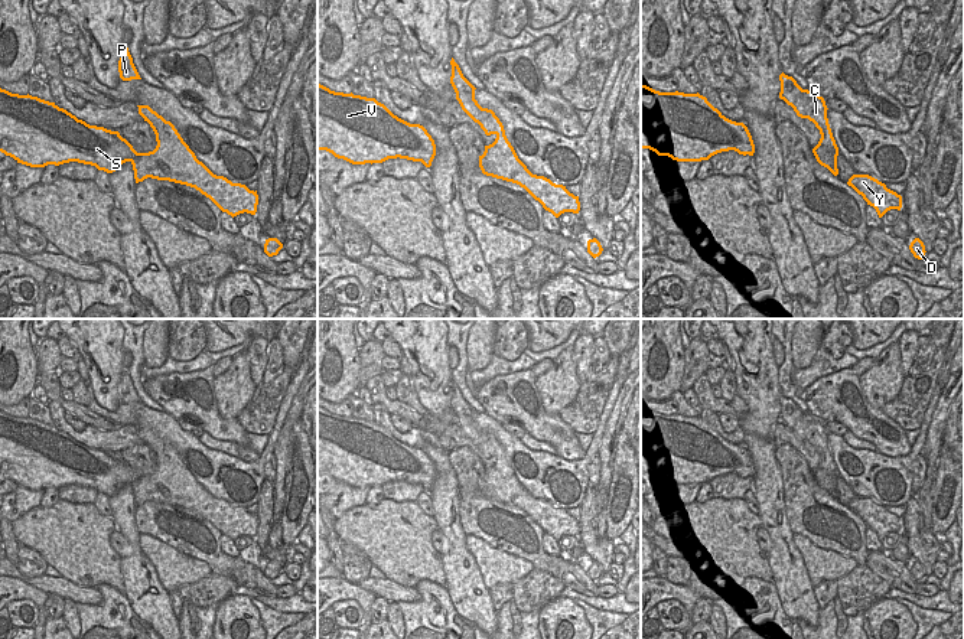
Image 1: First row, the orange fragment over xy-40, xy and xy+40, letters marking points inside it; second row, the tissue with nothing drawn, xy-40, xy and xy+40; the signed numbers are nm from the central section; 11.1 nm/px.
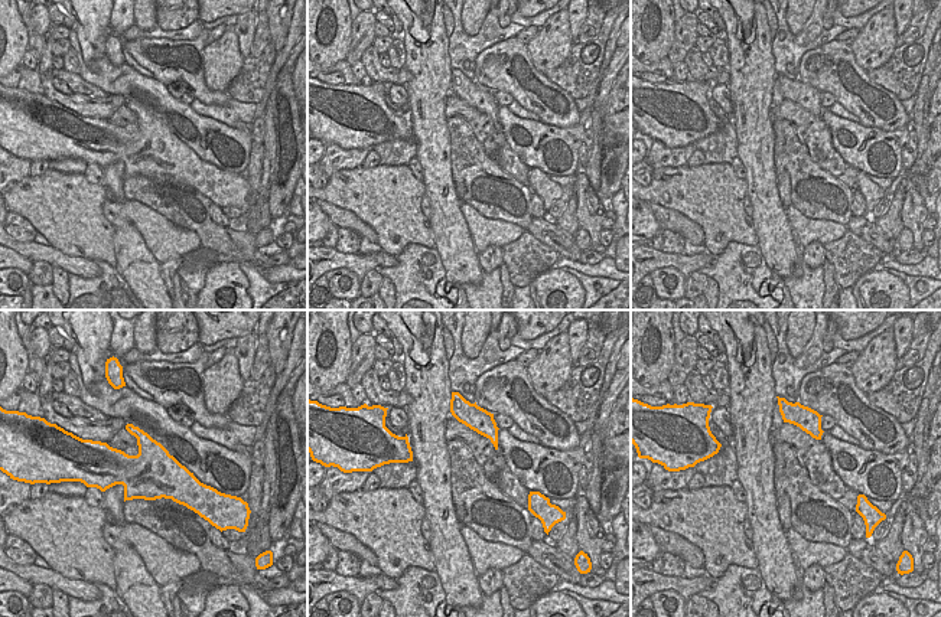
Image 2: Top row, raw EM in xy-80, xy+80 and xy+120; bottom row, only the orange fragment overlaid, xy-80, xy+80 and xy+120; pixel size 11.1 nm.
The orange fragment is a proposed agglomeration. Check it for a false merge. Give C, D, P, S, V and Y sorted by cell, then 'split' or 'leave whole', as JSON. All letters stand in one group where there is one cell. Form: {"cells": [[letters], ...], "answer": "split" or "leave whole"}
{"cells": [["C", "D", "P", "S", "V", "Y"]], "answer": "leave whole"}

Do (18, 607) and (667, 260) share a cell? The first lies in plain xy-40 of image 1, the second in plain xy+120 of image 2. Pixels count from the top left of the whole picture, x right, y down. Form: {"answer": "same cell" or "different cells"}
{"answer": "different cells"}

